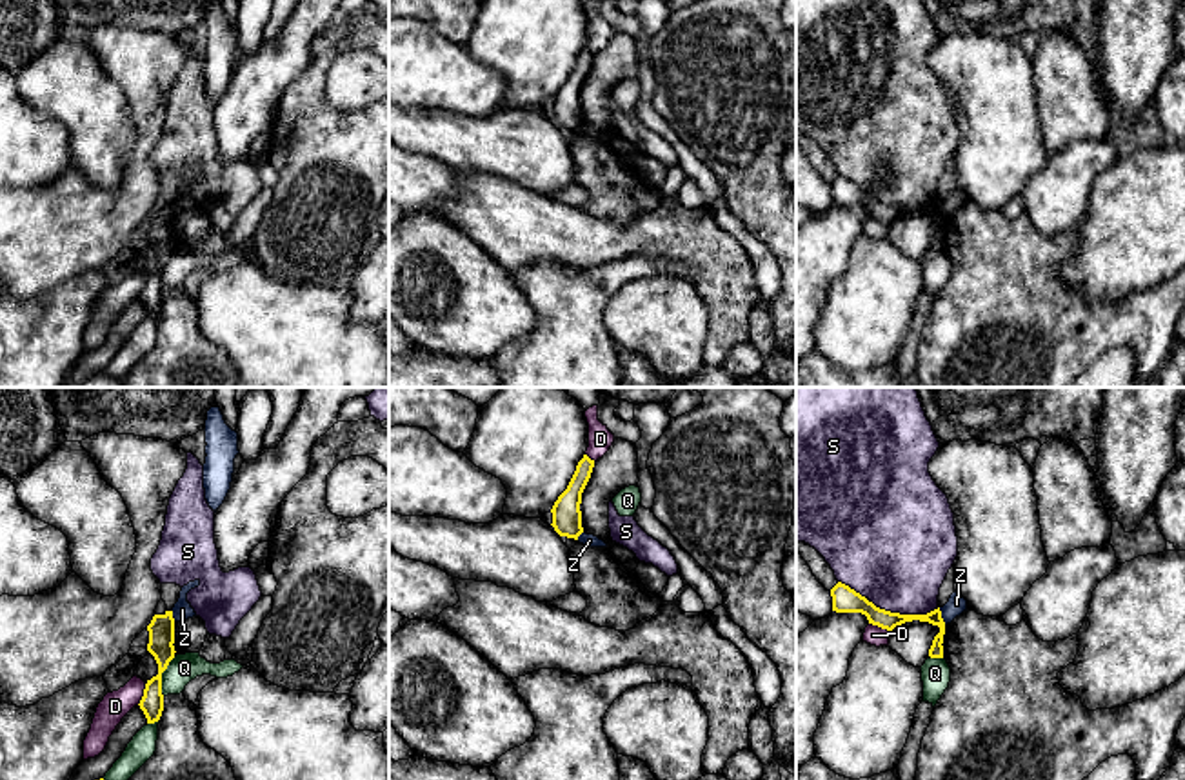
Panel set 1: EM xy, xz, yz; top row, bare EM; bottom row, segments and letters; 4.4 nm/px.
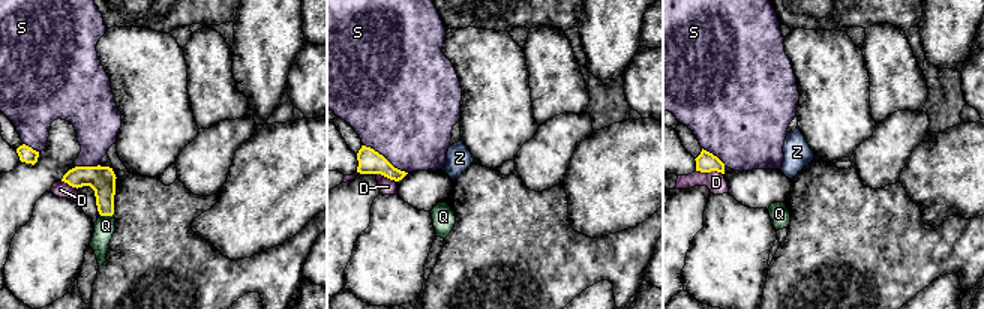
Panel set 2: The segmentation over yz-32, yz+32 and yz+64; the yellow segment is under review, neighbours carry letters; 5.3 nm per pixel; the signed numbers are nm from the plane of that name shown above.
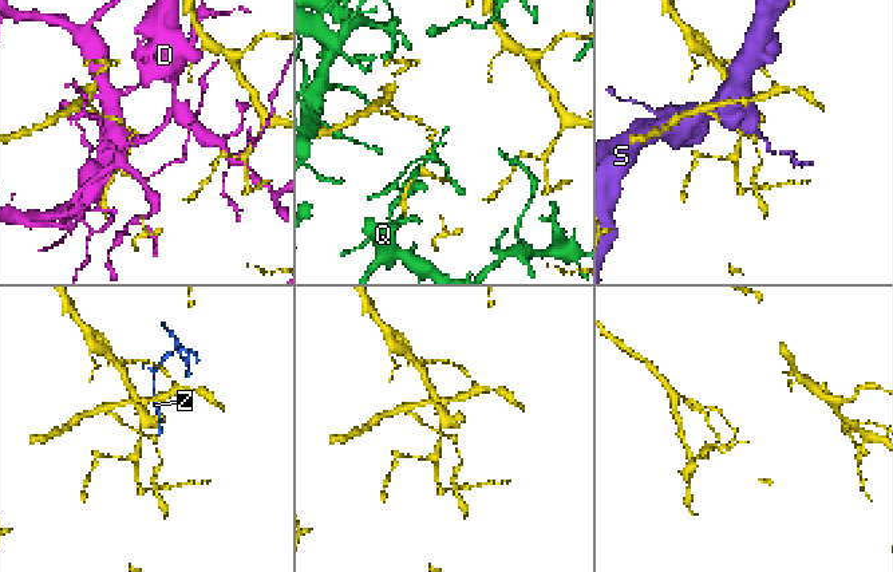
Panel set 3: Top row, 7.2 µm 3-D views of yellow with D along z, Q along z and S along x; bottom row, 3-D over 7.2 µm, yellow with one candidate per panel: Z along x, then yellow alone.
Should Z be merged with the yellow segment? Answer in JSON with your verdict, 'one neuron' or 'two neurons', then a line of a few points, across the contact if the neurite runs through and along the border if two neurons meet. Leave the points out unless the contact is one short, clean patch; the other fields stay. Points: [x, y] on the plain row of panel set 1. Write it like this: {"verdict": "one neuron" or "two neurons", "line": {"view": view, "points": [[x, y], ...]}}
{"verdict": "two neurons", "line": {"view": "yz", "points": [[938, 200], [946, 217]]}}

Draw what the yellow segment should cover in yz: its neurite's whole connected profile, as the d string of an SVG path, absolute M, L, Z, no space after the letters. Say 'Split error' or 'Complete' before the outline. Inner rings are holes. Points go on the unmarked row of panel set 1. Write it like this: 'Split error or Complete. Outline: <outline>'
Complete. Outline: M838 175L831 182L832 189L832 204L836 205L861 205L867 209L869 216L878 218L881 222L892 224L894 220L920 213L929 215L932 218L940 220L940 225L934 229L932 238L929 242L931 251L943 251L943 227L945 227L945 215L941 211L940 200L927 205L927 207L900 207L891 205L885 202L876 200L872 195L869 195L865 189L851 182L849 178Z

